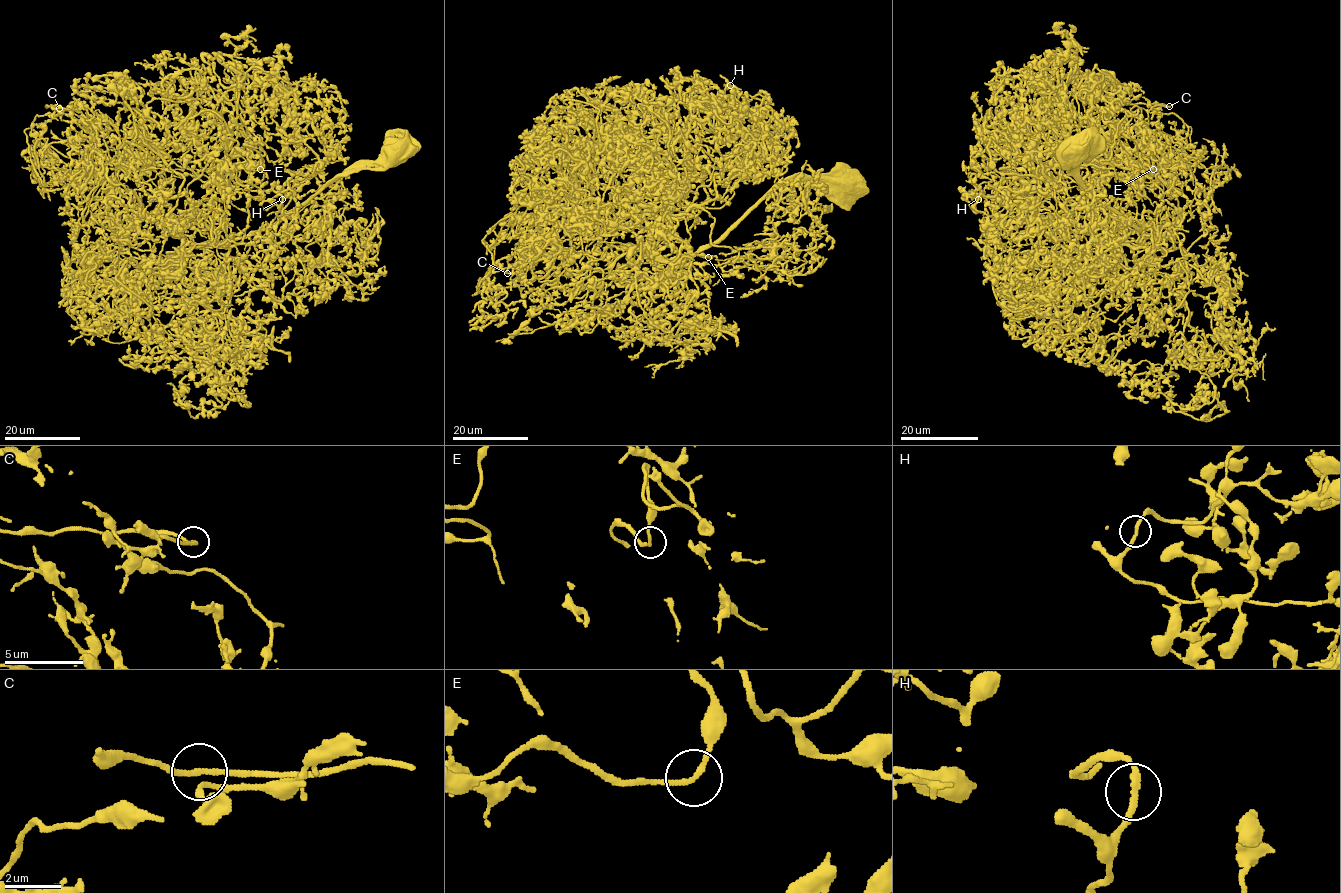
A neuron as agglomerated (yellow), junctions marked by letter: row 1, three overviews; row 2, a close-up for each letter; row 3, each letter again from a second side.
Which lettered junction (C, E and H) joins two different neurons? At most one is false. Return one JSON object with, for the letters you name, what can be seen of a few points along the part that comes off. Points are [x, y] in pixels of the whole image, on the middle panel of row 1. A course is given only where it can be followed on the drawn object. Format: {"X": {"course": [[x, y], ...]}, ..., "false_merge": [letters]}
{"false_merge": []}

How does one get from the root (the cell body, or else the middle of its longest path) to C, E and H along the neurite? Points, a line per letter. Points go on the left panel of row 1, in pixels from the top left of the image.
C: (398, 145), (265, 229), (197, 247), (109, 194), (118, 158), (100, 119), (59, 108)
E: (398, 145), (265, 229), (200, 247), (109, 194), (129, 157), (150, 168), (183, 159), (260, 169)
H: (398, 145), (265, 229), (201, 247), (257, 241), (266, 222), (298, 216), (277, 215), (282, 199)

